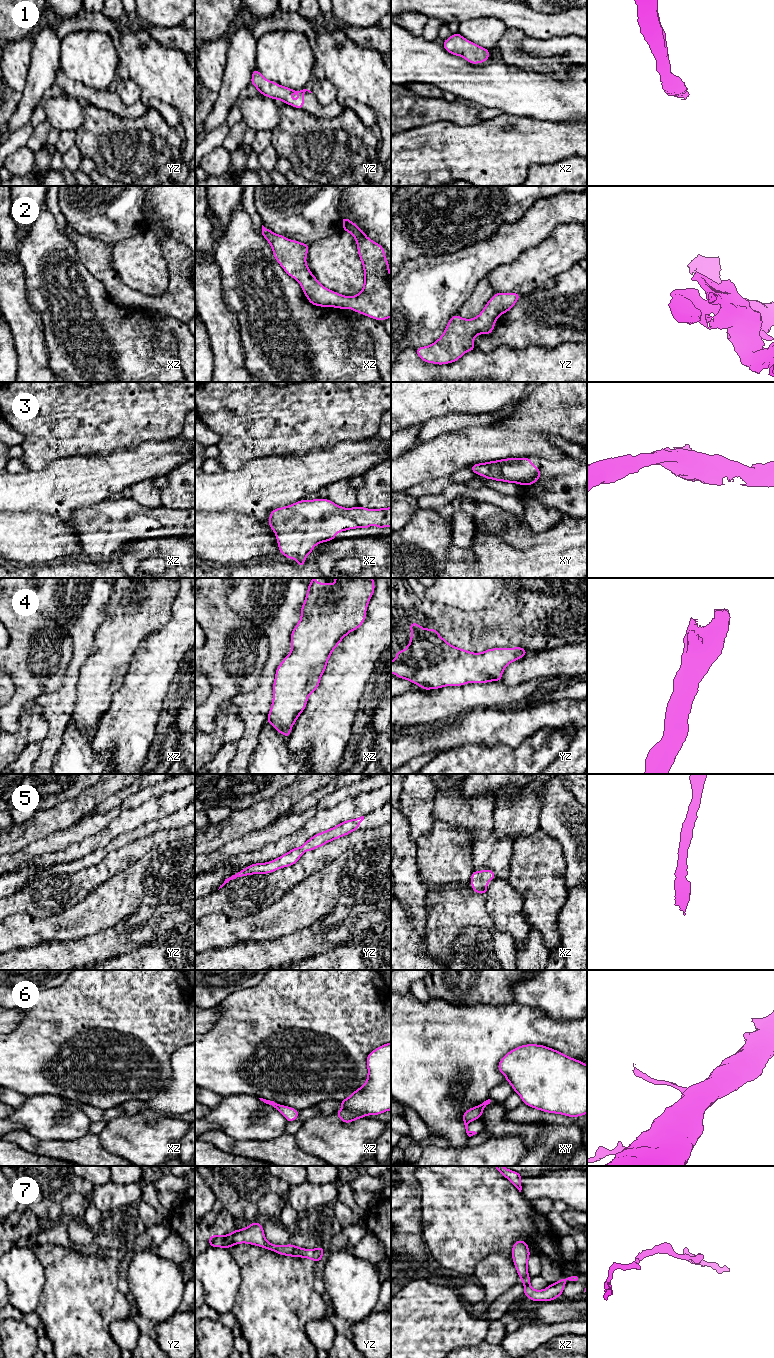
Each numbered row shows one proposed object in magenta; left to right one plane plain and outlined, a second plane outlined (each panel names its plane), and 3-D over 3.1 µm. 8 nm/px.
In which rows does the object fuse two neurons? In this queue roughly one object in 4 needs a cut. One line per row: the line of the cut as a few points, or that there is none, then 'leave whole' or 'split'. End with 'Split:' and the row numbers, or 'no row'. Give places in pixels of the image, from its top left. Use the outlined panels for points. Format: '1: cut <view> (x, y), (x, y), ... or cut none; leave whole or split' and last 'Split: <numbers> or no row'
1: cut none; leave whole
2: cut none; leave whole
3: cut none; leave whole
4: cut none; leave whole
5: cut none; leave whole
6: cut none; leave whole
7: cut none; leave whole
Split: no row

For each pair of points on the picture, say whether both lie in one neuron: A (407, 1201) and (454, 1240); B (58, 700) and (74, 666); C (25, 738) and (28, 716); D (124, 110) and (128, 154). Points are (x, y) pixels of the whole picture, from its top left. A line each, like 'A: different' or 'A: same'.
A: different
B: same
C: same
D: different

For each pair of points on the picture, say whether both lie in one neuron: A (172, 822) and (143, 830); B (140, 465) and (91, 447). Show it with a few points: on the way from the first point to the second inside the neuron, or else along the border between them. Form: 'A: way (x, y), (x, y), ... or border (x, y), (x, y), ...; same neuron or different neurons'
A: way (165, 823), (150, 827); same neuron
B: border (133, 448), (118, 448), (109, 454), (87, 457); different neurons

